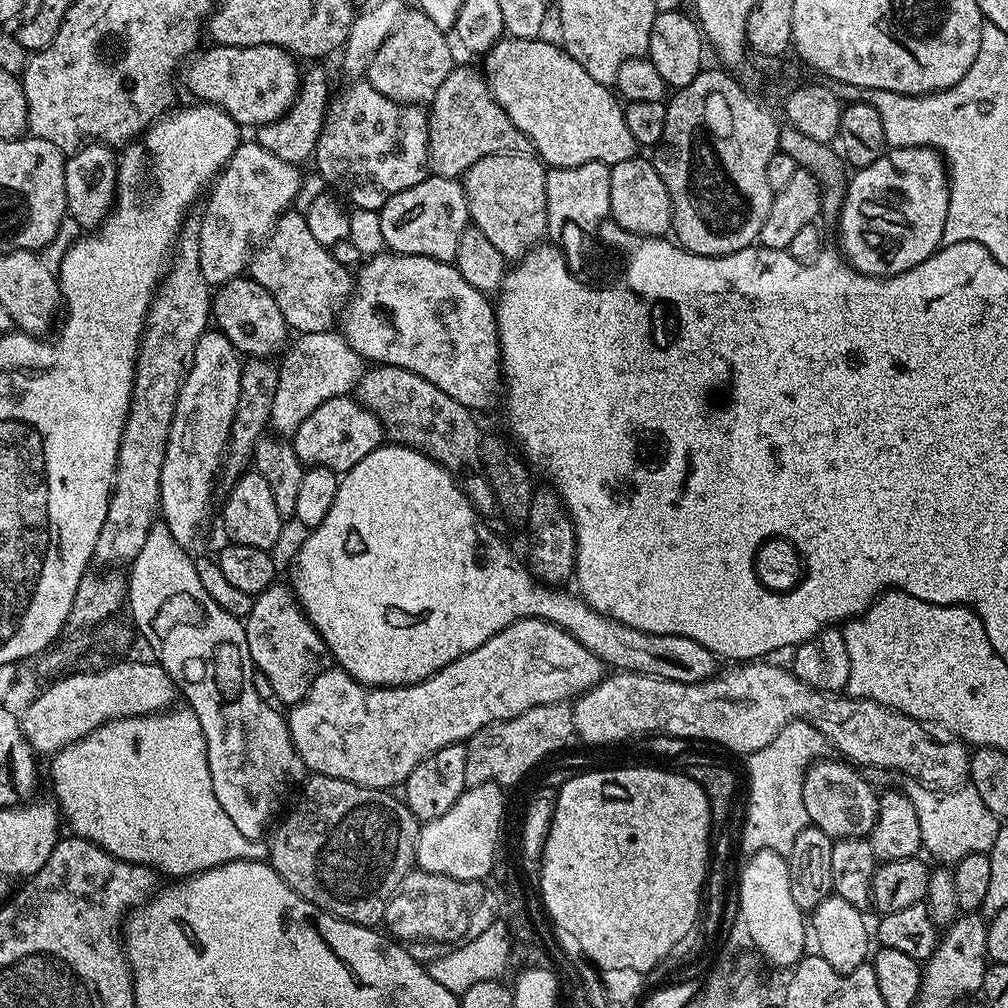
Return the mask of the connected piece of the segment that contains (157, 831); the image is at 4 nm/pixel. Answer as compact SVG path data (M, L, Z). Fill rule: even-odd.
M188 706L180 707L175 710L153 712L150 716L127 716L121 720L111 720L108 724L103 724L101 728L93 730L88 736L75 740L72 744L67 744L62 751L55 753L51 757L53 792L51 795L59 807L61 817L66 821L67 827L69 824L72 827L69 829L75 835L81 836L82 839L88 840L91 844L96 844L99 848L106 850L112 856L117 856L120 860L125 860L131 864L146 864L159 870L163 875L165 872L166 875L172 876L168 878L194 876L198 872L205 872L214 866L222 866L226 862L234 862L235 860L267 861L270 856L269 845L263 839L248 840L234 826L230 816L218 804L214 794L214 786L211 785L210 766L207 762L207 744L206 738L203 736L202 725Z

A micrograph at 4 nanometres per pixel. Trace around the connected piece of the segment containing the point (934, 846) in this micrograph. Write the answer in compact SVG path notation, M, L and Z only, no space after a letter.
M915 782L907 785L906 795L922 828L923 851L937 856L940 862L955 866L966 854L984 853L993 848L1001 833L999 817L986 809L986 804L978 792L970 786L961 786L951 790L927 788Z

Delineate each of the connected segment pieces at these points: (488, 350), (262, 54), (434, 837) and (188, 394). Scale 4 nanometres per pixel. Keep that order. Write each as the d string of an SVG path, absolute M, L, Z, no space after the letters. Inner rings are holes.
M385 250L379 256L365 259L360 270L360 273L358 271L355 273L352 294L349 296L347 304L344 305L342 315L338 320L342 335L350 342L353 350L365 362L371 362L376 366L389 364L395 368L405 368L426 378L426 382L434 382L434 386L438 386L438 390L450 394L450 398L454 398L454 402L462 402L462 406L467 408L479 410L479 408L492 408L495 404L497 407L502 396L502 369L500 366L500 339L496 333L496 309L493 301L485 293L474 290L474 286L470 286L470 282L466 282L466 278L462 278L455 263L446 260L435 260L425 256L403 256L397 252Z
M211 46L203 52L197 51L183 65L184 84L196 95L197 101L214 104L221 108L234 122L241 126L259 126L269 124L275 120L280 120L288 113L292 103L302 91L302 68L299 68L297 57L293 56L286 48L278 46L246 46L245 48L235 48L234 46Z
M498 784L467 787L442 818L421 823L416 839L415 867L421 872L459 880L483 881L491 877L492 866L498 860L496 847L500 844L500 827L504 824L504 792Z
M209 330L198 338L186 382L174 406L166 458L162 462L160 511L179 546L191 549L212 512L212 491L221 475L224 453L232 436L234 410L238 410L241 353L219 330Z

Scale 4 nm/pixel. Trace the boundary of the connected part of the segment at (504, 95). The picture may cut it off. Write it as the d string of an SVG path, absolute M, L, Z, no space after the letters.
M508 36L483 53L482 60L482 76L488 82L492 97L502 106L502 110L506 110L516 129L526 134L535 155L548 168L582 166L586 162L602 162L611 166L637 155L636 139L626 127L621 101L614 95L613 89L594 82L594 78L590 78L590 74L586 74L586 70L582 70L582 66L578 66L578 62L574 62L574 58L570 58L559 43L551 44L547 38L523 40Z

